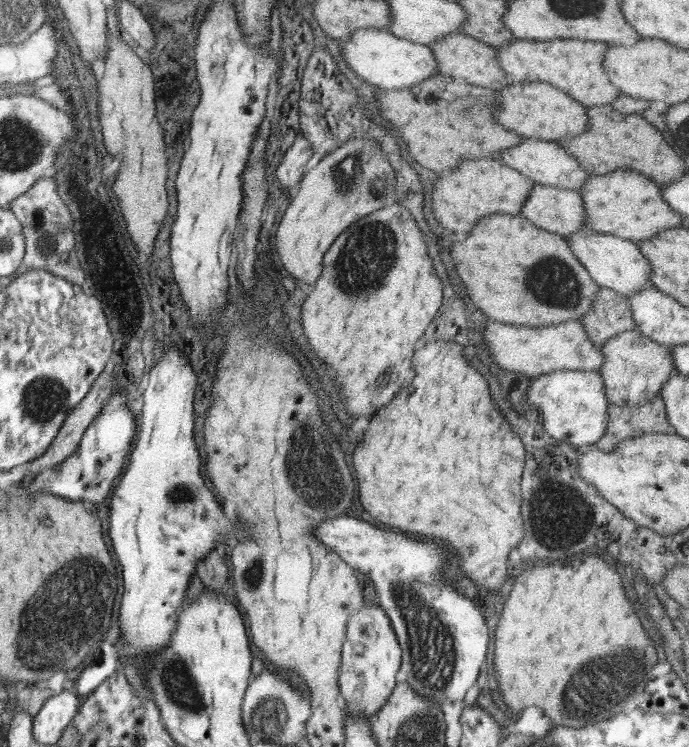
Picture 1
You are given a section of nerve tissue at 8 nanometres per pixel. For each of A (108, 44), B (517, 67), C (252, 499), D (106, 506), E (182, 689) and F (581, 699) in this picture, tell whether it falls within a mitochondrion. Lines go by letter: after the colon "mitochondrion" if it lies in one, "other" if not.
A: other
B: other
C: other
D: other
E: mitochondrion
F: mitochondrion

